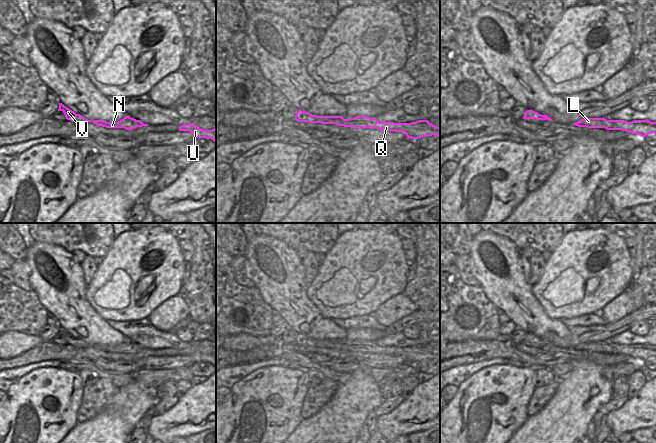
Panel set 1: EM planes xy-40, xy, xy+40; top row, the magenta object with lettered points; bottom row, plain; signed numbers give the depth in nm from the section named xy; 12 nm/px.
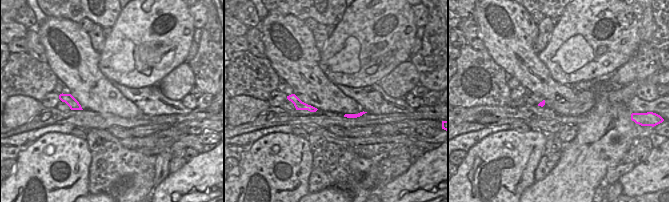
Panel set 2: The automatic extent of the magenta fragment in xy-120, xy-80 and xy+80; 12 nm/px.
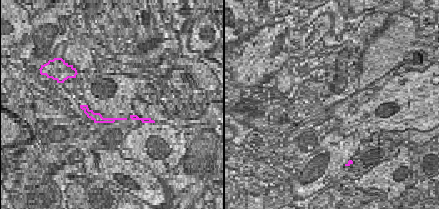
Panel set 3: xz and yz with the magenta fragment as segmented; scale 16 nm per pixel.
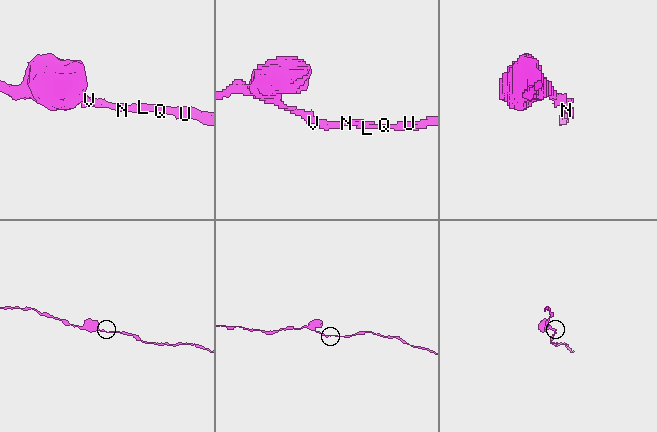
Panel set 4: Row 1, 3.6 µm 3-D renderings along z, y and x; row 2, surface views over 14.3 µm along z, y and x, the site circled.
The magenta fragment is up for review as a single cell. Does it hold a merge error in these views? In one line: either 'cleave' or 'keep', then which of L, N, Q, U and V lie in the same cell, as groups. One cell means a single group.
keep; L N Q U V

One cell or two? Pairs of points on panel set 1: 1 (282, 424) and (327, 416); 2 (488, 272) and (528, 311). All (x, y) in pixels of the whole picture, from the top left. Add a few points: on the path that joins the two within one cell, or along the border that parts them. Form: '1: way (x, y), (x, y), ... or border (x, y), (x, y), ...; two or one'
1: border (303, 419), (292, 432); two
2: way (499, 283), (517, 303); one

